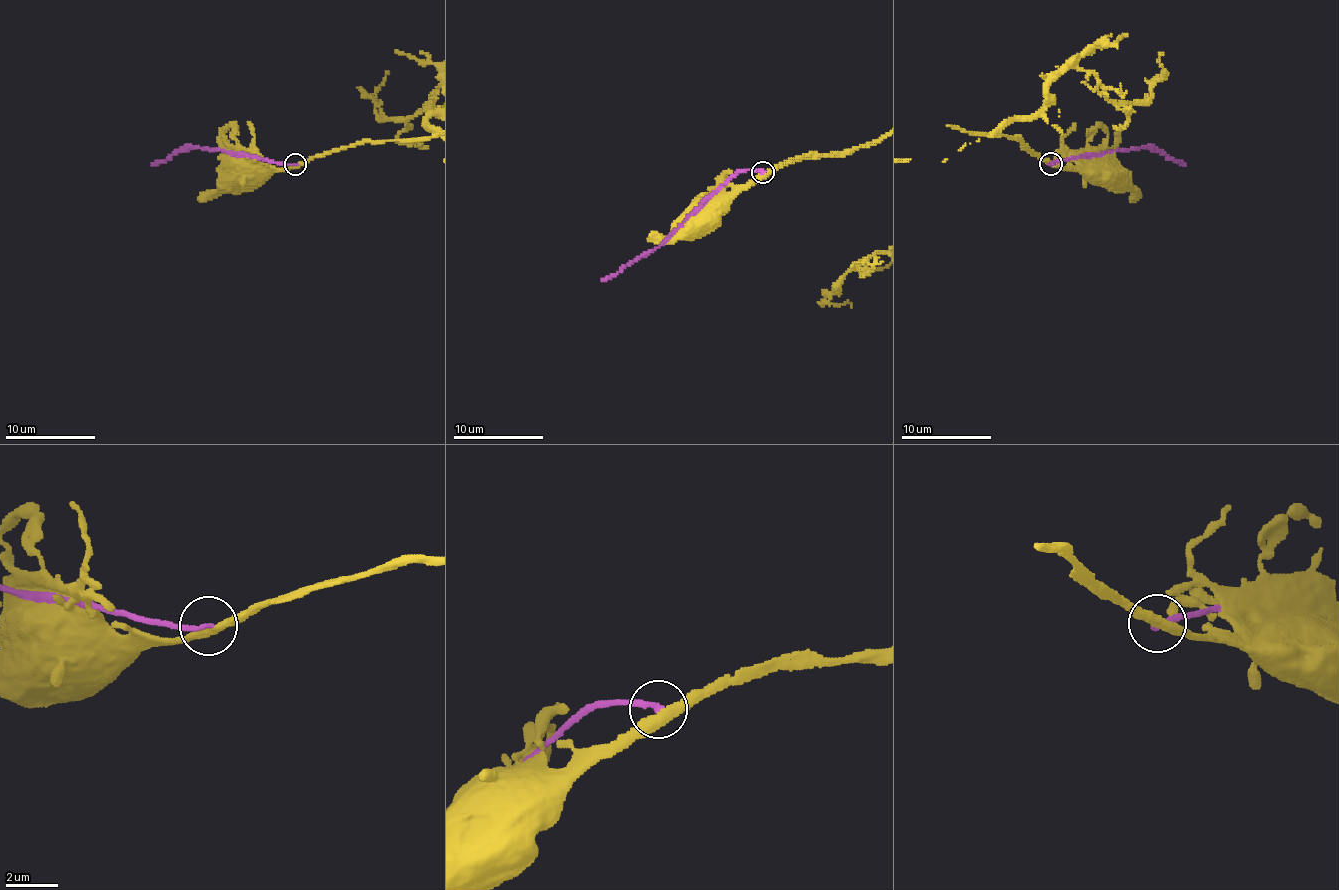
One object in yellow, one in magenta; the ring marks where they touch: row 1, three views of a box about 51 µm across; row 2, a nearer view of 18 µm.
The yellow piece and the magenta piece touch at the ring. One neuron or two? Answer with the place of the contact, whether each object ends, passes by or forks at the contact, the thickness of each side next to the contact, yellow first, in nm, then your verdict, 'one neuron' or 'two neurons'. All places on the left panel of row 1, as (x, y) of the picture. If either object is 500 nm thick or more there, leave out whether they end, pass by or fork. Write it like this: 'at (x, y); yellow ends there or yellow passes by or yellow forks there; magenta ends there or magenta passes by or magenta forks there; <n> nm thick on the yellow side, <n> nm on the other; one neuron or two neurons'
at (295, 164); yellow passes by; magenta ends there; 380 nm thick on the yellow side, 200 nm on the other; two neurons

